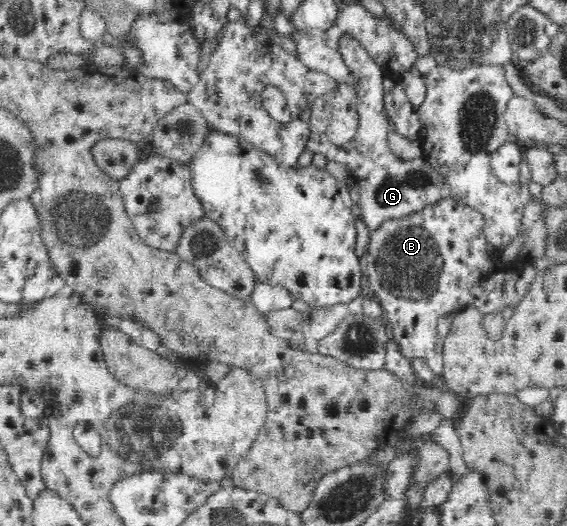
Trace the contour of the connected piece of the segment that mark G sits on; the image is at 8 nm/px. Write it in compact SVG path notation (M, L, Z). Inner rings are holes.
M342 34L338 38L337 50L341 55L341 61L346 64L350 70L354 80L353 88L356 92L357 112L359 113L359 126L356 135L353 137L354 147L350 151L350 167L355 179L360 186L360 197L358 206L361 211L361 217L364 223L368 226L370 232L376 231L384 221L390 219L400 219L406 215L412 215L421 209L424 209L428 204L436 203L444 196L452 196L450 186L445 181L445 178L440 175L432 164L428 163L424 158L418 160L402 160L400 159L388 145L388 135L392 128L392 123L384 107L384 75L383 67L370 56L368 50L362 46L360 41L356 40L352 34Z

